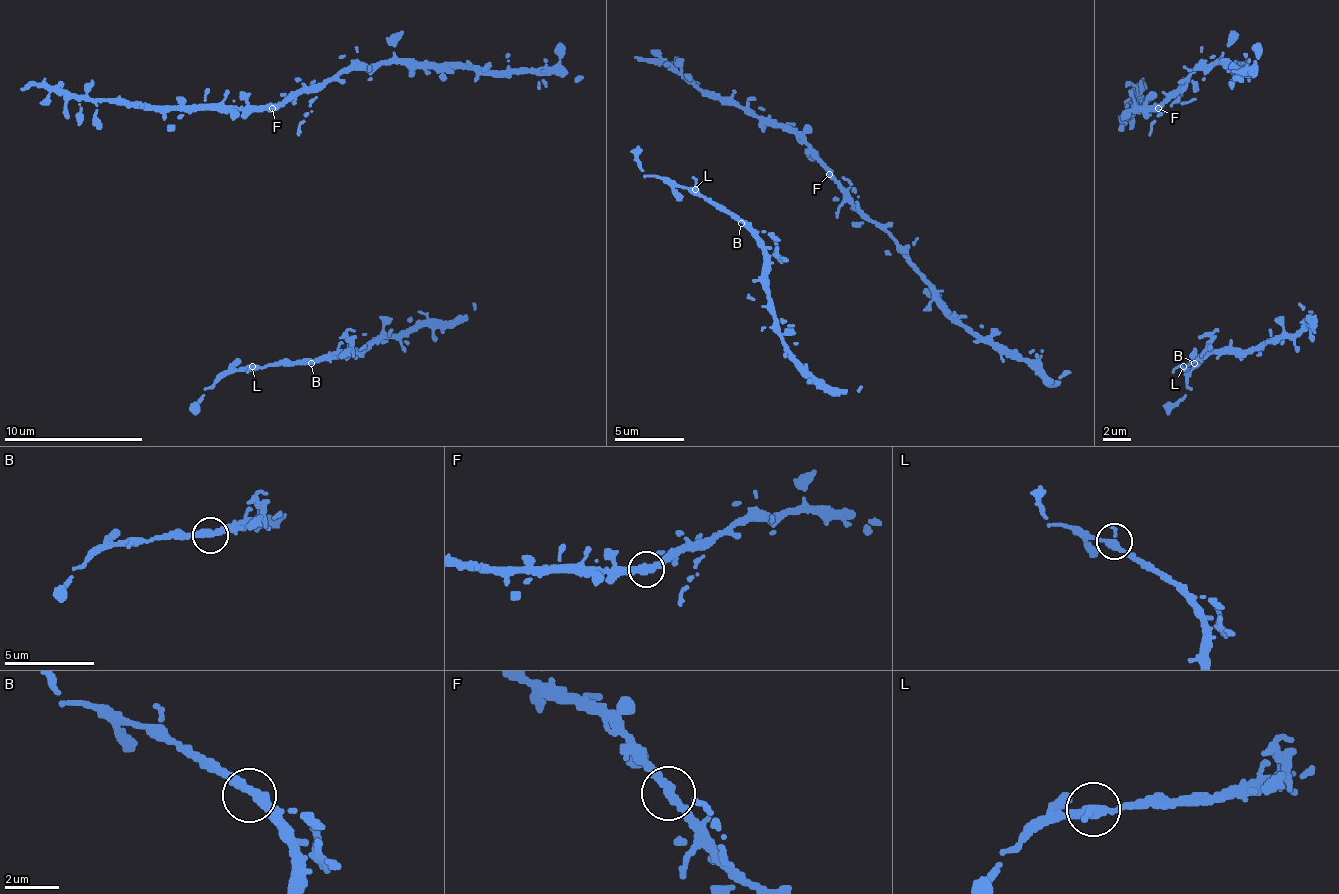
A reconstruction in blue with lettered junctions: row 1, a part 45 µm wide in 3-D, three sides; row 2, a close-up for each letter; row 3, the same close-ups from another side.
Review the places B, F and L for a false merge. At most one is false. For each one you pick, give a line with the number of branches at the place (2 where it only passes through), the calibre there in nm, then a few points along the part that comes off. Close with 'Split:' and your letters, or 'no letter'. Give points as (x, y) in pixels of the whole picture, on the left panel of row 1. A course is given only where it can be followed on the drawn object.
Split: no letter

